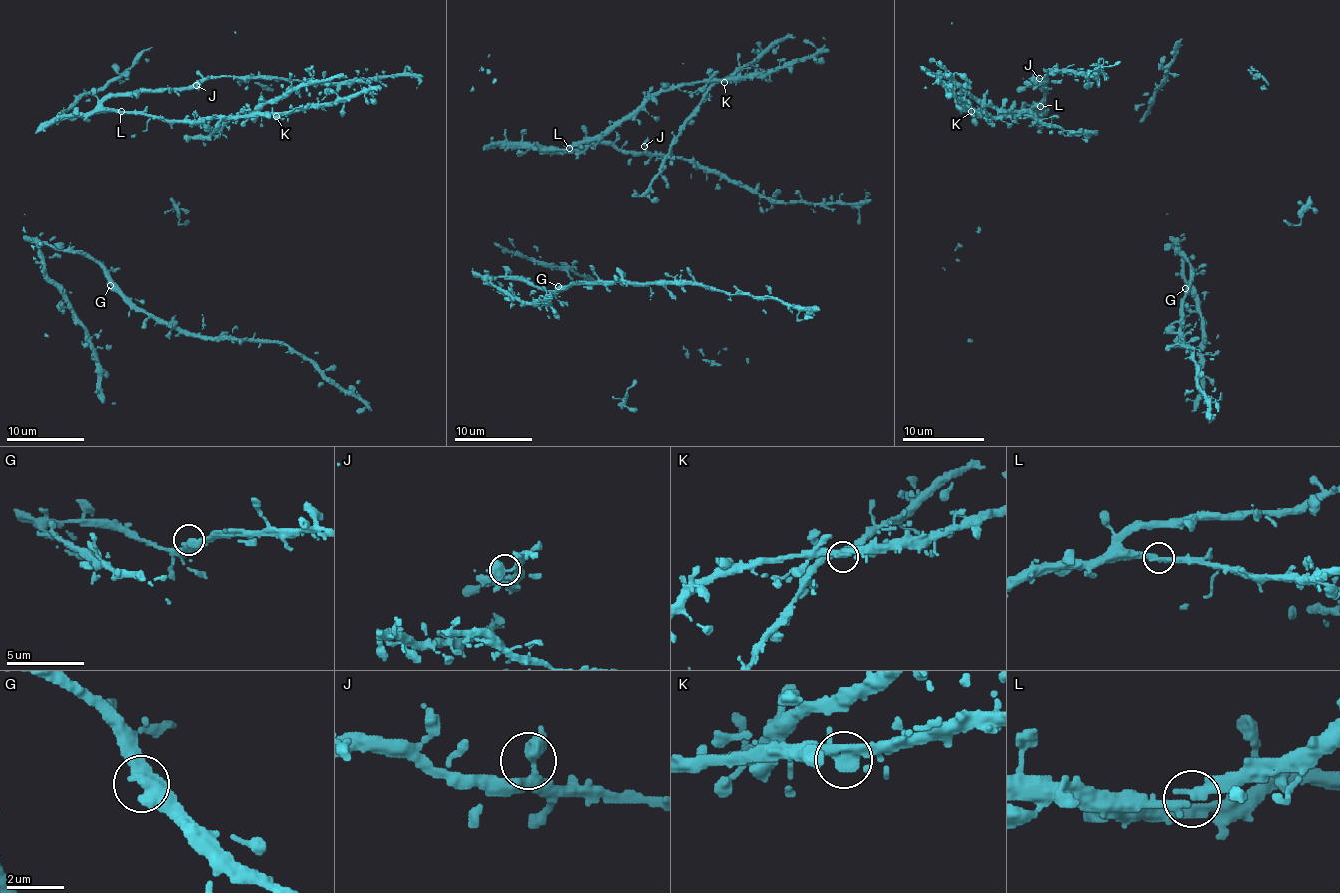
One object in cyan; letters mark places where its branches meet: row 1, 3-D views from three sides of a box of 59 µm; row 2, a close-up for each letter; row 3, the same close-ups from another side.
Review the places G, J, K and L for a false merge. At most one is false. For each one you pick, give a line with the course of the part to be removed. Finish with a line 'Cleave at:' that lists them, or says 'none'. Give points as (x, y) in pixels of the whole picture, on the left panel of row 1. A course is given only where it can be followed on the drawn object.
K: (275, 116), (270, 102), (264, 102), (250, 114), (233, 116), (209, 137), (192, 137), (186, 141)
Cleave at: K

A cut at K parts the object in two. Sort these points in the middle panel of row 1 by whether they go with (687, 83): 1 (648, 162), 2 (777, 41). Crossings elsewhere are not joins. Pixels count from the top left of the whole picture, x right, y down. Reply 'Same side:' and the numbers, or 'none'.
Same side: 1

